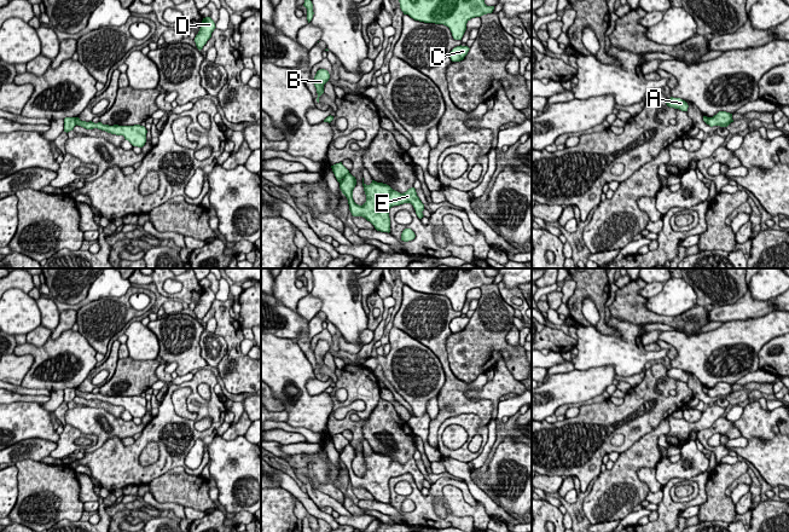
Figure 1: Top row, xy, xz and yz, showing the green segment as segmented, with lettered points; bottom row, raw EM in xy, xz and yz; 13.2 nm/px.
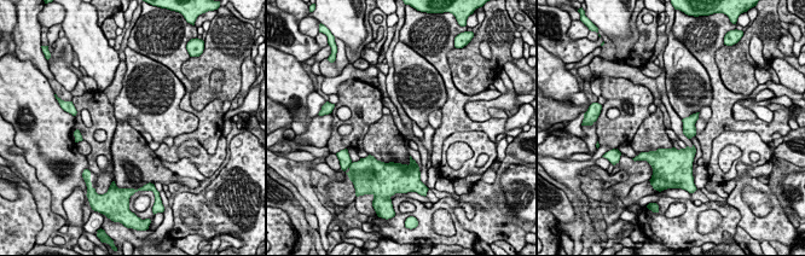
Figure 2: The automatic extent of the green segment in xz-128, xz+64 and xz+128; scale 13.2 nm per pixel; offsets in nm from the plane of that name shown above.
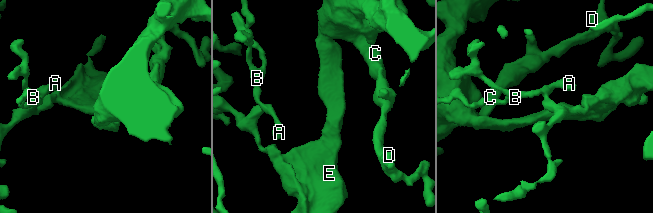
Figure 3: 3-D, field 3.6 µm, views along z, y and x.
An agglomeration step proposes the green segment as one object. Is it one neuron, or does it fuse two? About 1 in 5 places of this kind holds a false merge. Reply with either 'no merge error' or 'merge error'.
merge error

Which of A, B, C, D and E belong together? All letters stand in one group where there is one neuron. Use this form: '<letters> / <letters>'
A B / C D E

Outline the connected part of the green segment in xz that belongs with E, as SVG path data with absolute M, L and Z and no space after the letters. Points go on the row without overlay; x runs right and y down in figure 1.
M348 444L340 453L342 464L347 468L349 481L353 487L362 487L370 492L377 502L390 503L389 480L394 476L411 474L416 485L422 490L424 475L417 467L416 459L411 458L406 463L400 464L393 461L389 456L372 451L370 456L364 453L362 457L366 466L366 473L359 476L353 470L353 461L356 456L356 450Z

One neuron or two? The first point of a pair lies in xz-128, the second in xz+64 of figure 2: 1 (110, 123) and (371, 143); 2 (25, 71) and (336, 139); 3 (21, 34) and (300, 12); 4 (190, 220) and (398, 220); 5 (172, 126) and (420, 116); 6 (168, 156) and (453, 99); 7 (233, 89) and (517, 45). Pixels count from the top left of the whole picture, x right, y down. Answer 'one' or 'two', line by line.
1: two
2: two
3: one
4: two
5: one
6: one
7: two

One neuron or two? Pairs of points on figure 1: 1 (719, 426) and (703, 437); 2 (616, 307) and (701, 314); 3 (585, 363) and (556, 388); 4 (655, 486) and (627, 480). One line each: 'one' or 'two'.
1: one
2: one
3: two
4: two

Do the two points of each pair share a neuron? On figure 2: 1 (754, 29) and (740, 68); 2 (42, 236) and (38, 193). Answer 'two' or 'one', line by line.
1: one
2: one

